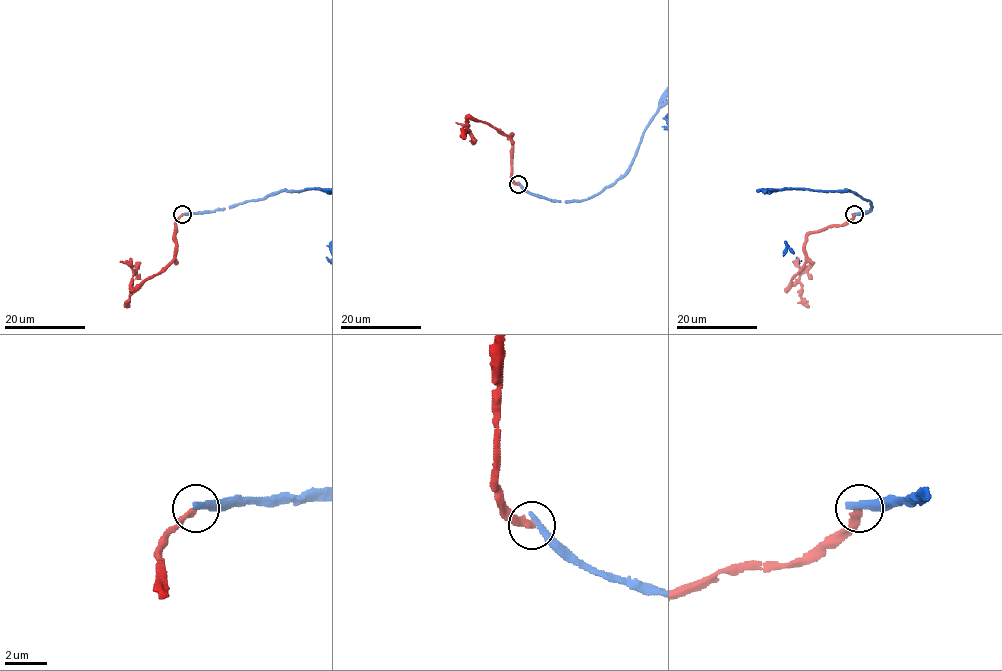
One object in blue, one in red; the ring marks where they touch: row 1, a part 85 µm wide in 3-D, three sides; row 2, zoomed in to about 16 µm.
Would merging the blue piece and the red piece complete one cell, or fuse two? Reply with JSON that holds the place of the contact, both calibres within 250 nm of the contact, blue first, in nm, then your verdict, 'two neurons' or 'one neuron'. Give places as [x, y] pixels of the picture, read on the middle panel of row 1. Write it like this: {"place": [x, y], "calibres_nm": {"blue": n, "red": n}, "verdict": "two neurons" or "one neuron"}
{"place": [518, 184], "calibres_nm": {"blue": 360, "red": 320}, "verdict": "two neurons"}

